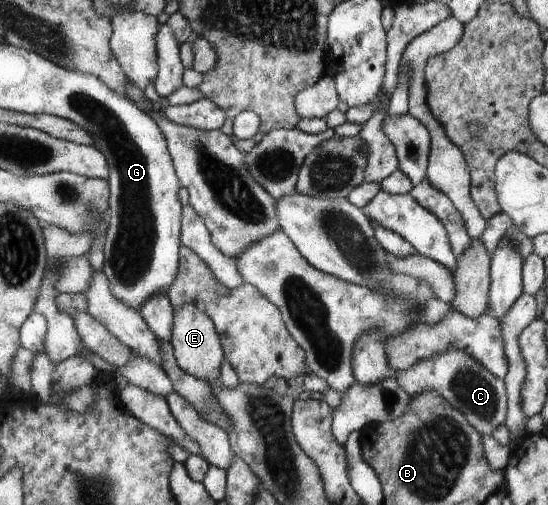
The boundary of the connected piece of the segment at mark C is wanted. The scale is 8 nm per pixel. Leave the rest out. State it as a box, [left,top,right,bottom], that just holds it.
[396,346,507,436]

